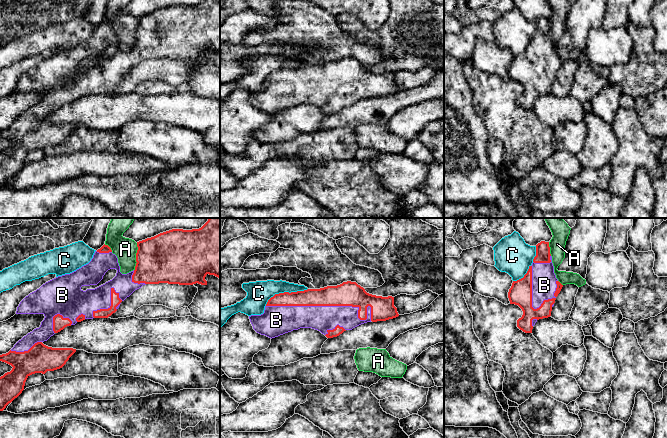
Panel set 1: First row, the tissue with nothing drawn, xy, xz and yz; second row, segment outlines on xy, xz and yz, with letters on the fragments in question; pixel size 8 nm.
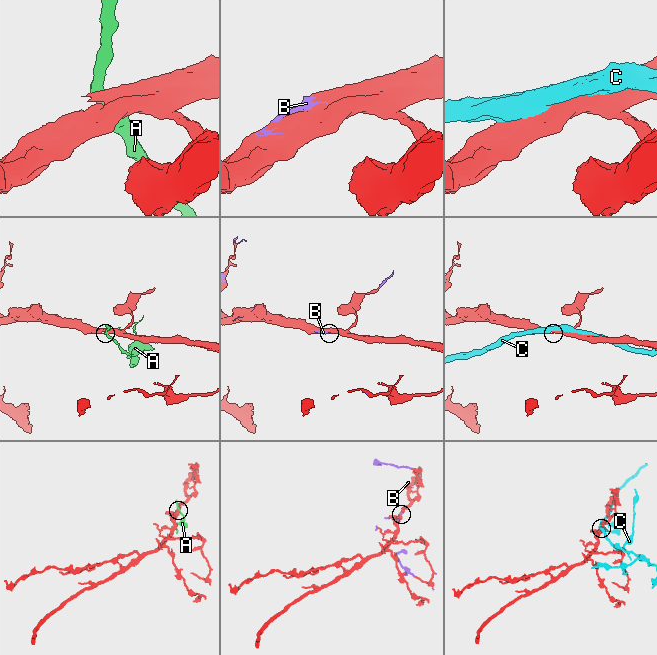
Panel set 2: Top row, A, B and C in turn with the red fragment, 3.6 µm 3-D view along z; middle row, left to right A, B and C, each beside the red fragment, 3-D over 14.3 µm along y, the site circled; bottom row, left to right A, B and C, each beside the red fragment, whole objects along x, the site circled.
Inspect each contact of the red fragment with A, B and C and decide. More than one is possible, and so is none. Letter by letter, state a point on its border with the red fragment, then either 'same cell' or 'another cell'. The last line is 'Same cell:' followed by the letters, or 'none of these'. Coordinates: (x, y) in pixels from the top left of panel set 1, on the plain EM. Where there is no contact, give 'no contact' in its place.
A: meets red in xy at (136, 33); another cell
B: meets red in xz at (334, 81); same cell
C: meets red in xz at (285, 68); another cell
Same cell: B

